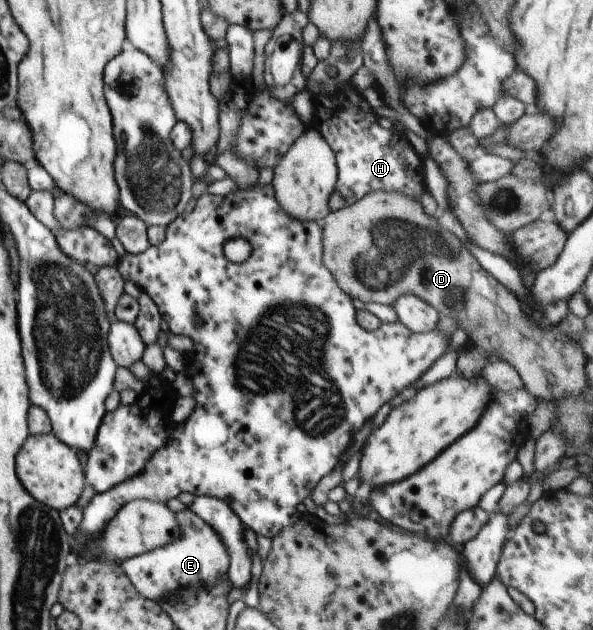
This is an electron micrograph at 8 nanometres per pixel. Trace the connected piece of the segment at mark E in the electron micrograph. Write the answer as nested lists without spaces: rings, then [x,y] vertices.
[[[188,509],[175,515],[180,527],[180,536],[177,536],[176,540],[120,564],[136,590],[145,599],[157,603],[182,589],[194,590],[200,589],[201,585],[216,585],[221,577],[227,578],[231,563],[226,545],[207,522]]]

